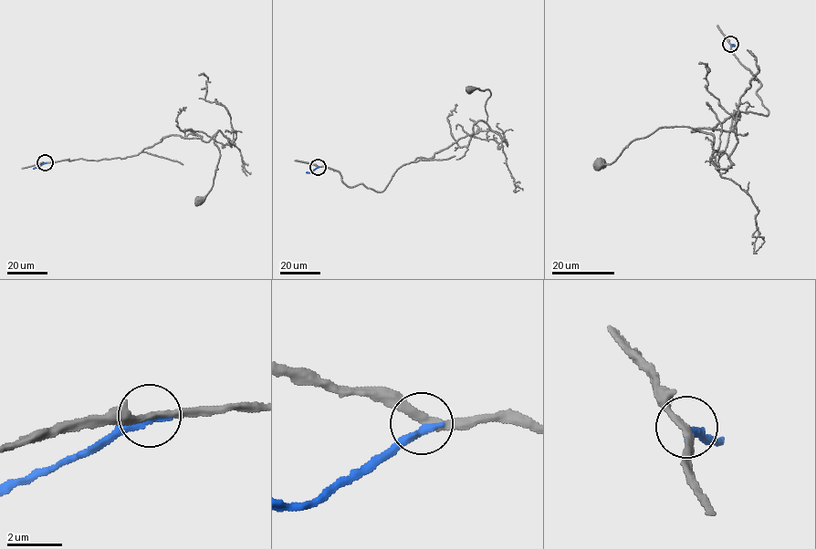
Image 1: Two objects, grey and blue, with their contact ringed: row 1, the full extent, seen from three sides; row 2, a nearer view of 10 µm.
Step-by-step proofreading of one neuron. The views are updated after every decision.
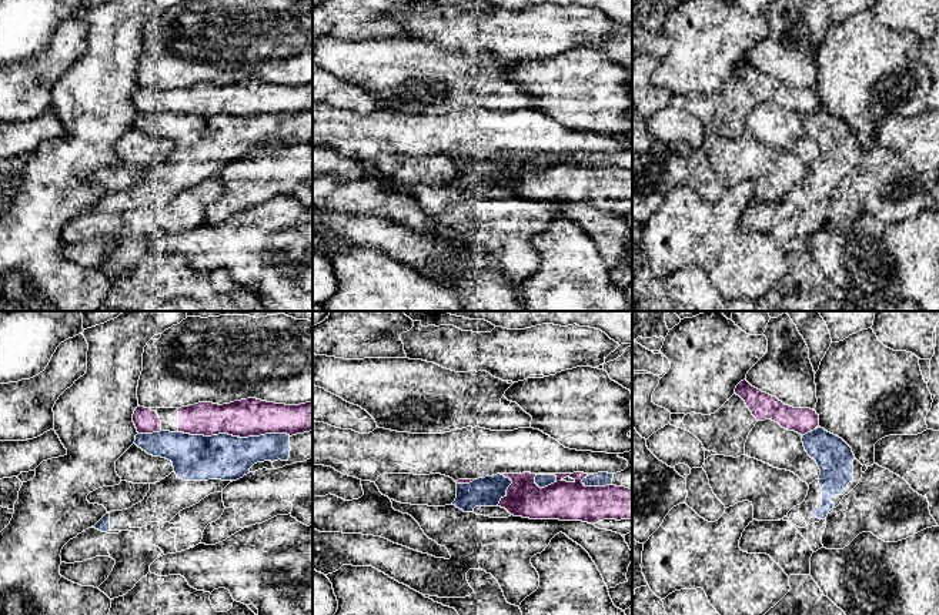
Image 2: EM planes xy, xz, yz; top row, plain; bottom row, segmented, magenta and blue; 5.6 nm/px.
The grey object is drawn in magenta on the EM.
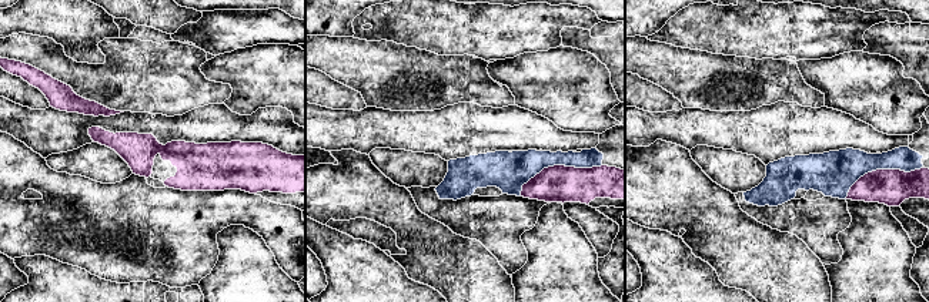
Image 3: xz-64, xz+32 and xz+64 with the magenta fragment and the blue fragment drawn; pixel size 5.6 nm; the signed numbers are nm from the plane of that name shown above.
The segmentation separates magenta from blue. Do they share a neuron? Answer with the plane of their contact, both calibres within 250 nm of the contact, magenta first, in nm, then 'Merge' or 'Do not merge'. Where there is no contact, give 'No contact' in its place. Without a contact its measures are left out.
Touches magenta in xy. Thickness 220 nm (magenta) against 260 nm. Do not merge

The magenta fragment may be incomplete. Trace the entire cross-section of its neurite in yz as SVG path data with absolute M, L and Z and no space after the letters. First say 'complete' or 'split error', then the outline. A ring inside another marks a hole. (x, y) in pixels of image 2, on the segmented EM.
complete | M746 380L741 381L735 394L739 395L756 421L772 420L788 431L805 435L819 427L819 415L811 408L793 408L752 387Z

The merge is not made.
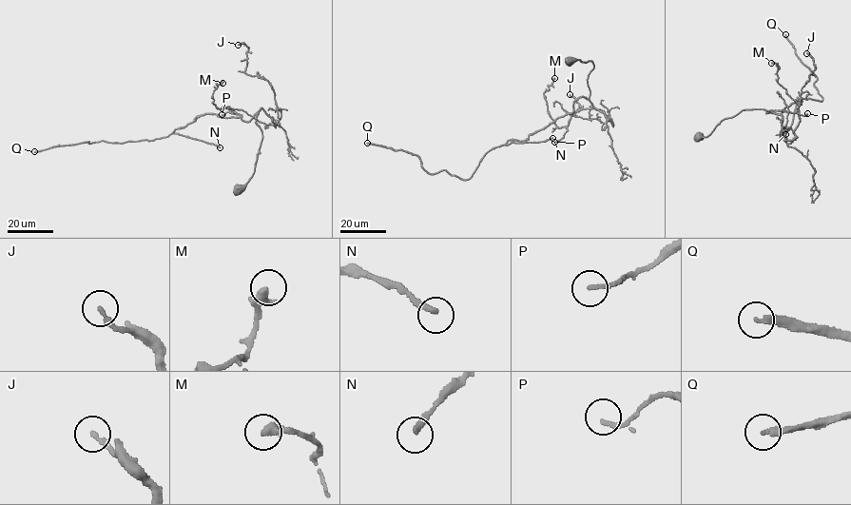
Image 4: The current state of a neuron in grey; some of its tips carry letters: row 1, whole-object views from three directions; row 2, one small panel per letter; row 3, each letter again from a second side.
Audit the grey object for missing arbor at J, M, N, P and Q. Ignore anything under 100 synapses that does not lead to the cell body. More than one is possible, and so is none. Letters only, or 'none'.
N, Q

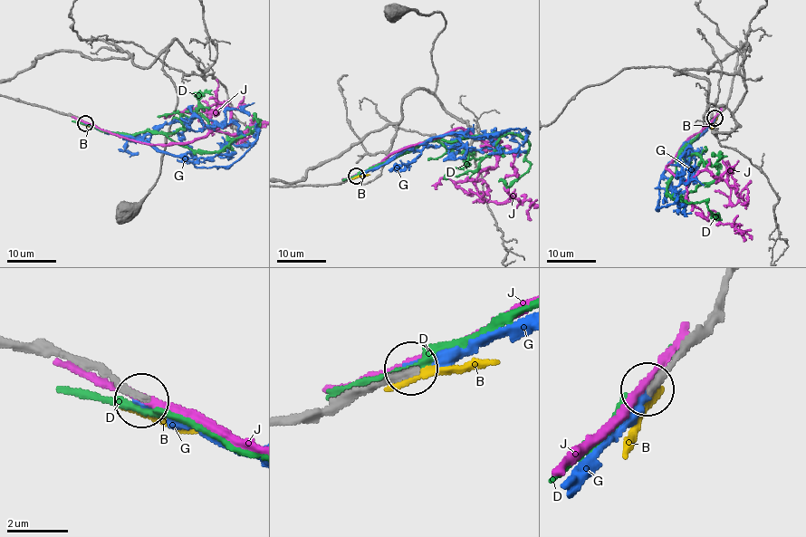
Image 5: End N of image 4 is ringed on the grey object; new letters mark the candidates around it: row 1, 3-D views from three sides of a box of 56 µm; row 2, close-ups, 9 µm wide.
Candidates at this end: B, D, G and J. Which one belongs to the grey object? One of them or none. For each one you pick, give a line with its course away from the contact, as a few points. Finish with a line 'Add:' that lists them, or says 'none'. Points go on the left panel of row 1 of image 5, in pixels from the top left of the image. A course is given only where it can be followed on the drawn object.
G: it runs (85, 122), (147, 140), (206, 168), (229, 167), (240, 159), (257, 138), (253, 134)
Add: G

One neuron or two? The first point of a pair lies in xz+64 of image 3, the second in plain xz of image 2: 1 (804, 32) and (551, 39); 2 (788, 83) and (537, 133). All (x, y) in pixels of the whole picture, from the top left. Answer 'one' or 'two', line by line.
1: one
2: two

